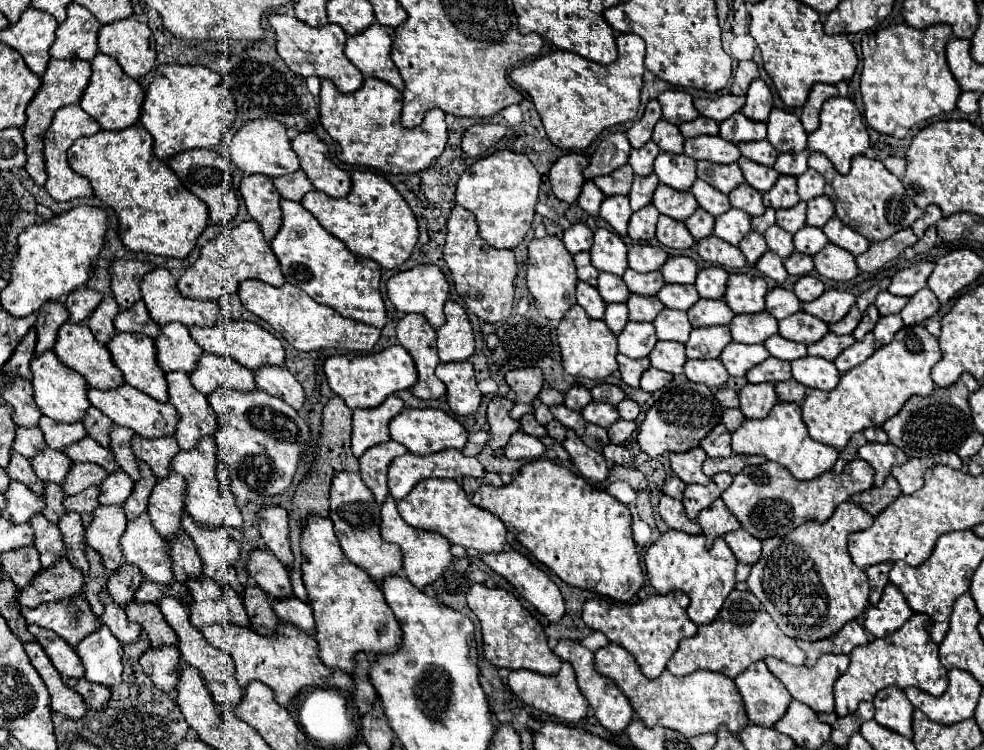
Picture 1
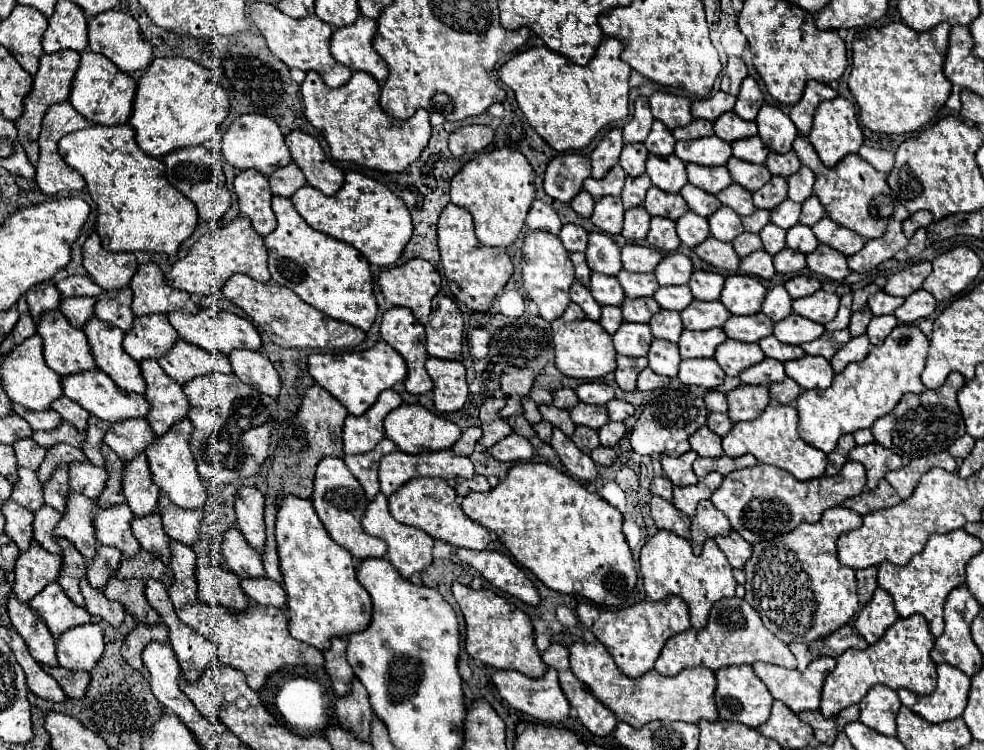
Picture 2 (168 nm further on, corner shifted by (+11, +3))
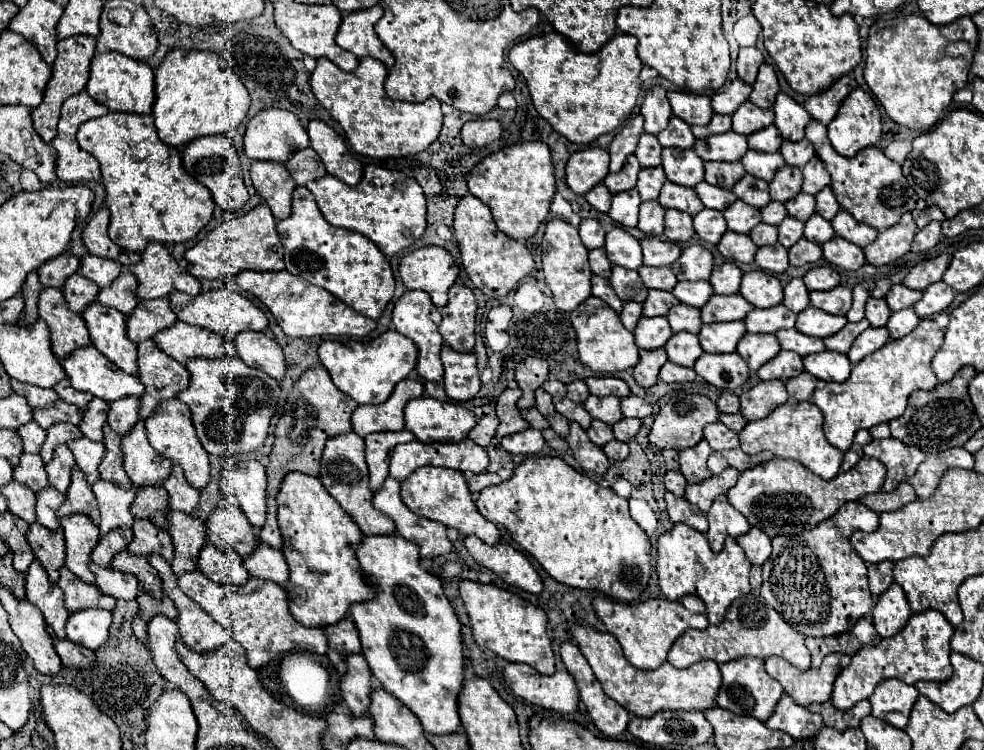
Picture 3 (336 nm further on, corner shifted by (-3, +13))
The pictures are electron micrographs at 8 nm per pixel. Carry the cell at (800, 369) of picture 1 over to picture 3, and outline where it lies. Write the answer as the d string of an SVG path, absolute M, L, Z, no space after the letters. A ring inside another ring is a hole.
M836 351L806 355L802 361L804 361L804 369L822 381L846 381L852 367L848 357Z

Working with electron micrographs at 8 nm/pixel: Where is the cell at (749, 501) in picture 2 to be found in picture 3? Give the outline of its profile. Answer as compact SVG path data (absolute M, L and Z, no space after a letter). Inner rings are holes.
M862 457L850 471L838 473L826 481L808 471L802 463L788 459L770 459L750 471L740 473L738 483L728 491L728 501L736 507L752 527L760 527L768 537L798 535L814 529L820 521L830 519L846 501L858 501L862 495L878 493L882 489L886 469L878 459Z

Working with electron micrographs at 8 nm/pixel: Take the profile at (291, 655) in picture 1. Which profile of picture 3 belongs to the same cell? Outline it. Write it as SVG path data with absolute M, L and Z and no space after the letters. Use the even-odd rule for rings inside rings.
M200 571L184 573L178 577L178 585L192 601L196 601L212 619L224 621L224 627L240 641L248 653L248 663L252 669L260 669L270 663L280 653L288 651L310 651L310 653L326 653L328 639L322 629L308 629L294 621L288 609L286 589L272 583L250 577L246 585L220 585L206 579Z

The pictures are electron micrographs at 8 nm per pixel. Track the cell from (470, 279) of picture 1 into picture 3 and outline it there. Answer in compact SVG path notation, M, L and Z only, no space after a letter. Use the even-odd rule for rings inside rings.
M470 193L464 195L456 207L454 235L458 241L458 249L462 255L462 265L466 269L466 275L484 295L488 295L492 299L504 297L534 267L532 253L526 249L526 245L520 241L514 241L512 237L498 231L490 209L478 197L474 197Z

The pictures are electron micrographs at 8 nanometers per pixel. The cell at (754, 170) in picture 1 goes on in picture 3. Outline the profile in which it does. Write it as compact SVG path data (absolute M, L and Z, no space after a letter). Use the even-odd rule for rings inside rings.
M746 151L746 155L742 157L742 163L746 167L746 173L758 179L764 179L768 183L774 179L776 171L786 165L780 153L760 153L760 151Z

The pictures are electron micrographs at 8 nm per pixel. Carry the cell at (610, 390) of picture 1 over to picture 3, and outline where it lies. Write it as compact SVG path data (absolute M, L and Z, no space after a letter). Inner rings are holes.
M590 377L590 379L586 379L586 385L588 385L590 393L598 395L598 397L614 395L614 397L622 399L622 397L630 395L628 385L618 377Z

